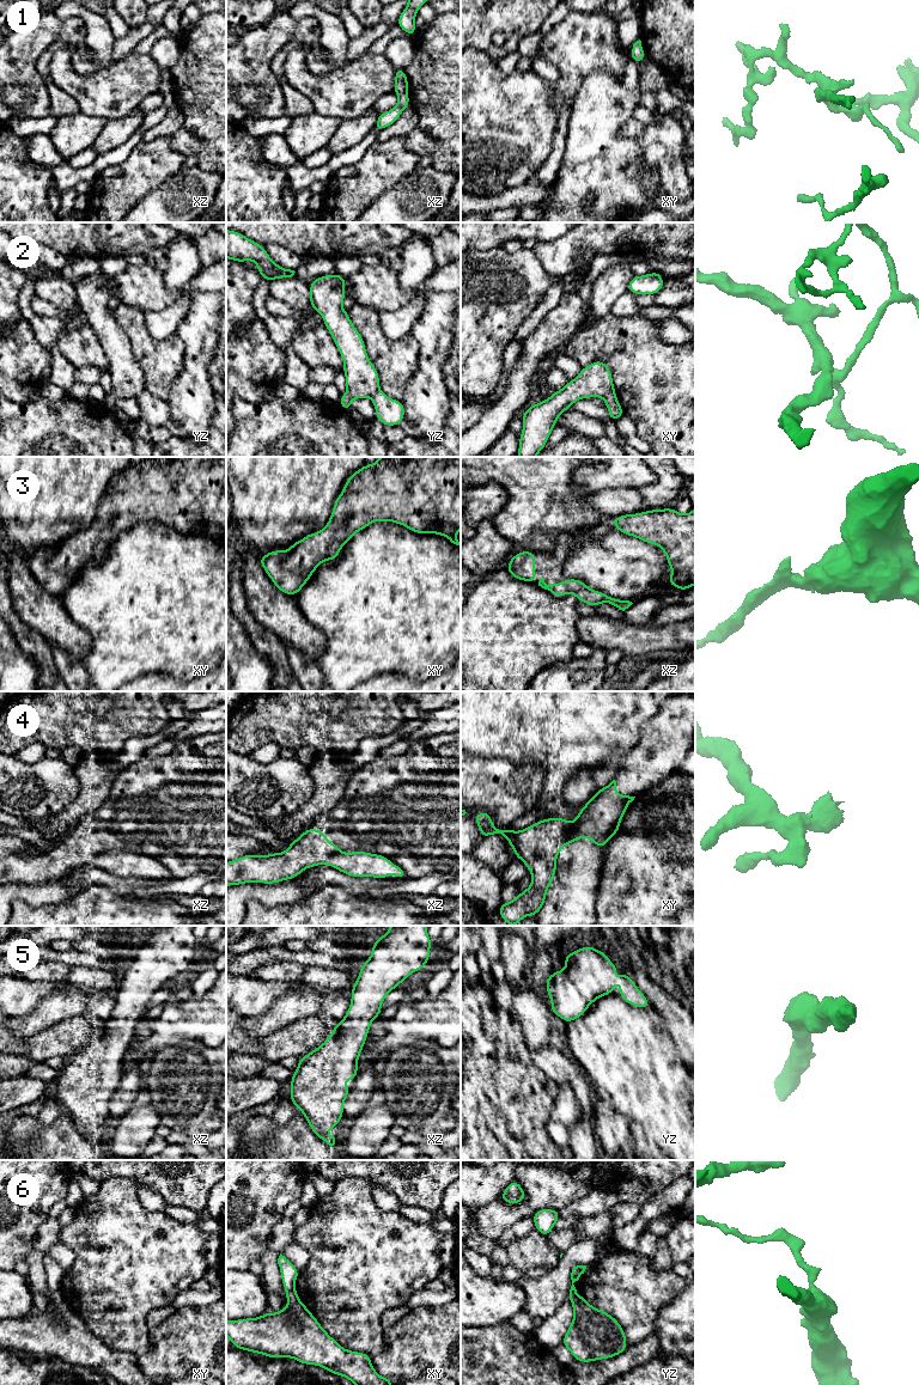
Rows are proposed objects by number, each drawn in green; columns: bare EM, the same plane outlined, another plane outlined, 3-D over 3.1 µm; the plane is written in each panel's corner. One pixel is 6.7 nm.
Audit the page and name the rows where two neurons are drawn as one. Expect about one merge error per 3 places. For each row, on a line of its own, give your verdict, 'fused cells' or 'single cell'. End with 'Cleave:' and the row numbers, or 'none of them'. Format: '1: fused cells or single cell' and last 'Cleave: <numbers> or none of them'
1: single cell
2: fused cells
3: single cell
4: fused cells
5: single cell
6: single cell
Cleave: 2, 4

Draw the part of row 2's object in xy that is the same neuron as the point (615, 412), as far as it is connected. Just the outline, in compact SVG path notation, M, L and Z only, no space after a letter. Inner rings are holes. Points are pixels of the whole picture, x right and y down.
M615 393L608 395L604 398L604 403L605 403L608 411L609 411L608 417L610 420L613 420L614 422L625 414L625 410L621 408Z

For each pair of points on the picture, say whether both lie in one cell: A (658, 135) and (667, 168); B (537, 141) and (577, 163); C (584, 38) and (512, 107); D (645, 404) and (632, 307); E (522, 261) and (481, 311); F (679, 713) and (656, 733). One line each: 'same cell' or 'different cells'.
A: same cell
B: different cells
C: same cell
D: different cells
E: same cell
F: same cell

